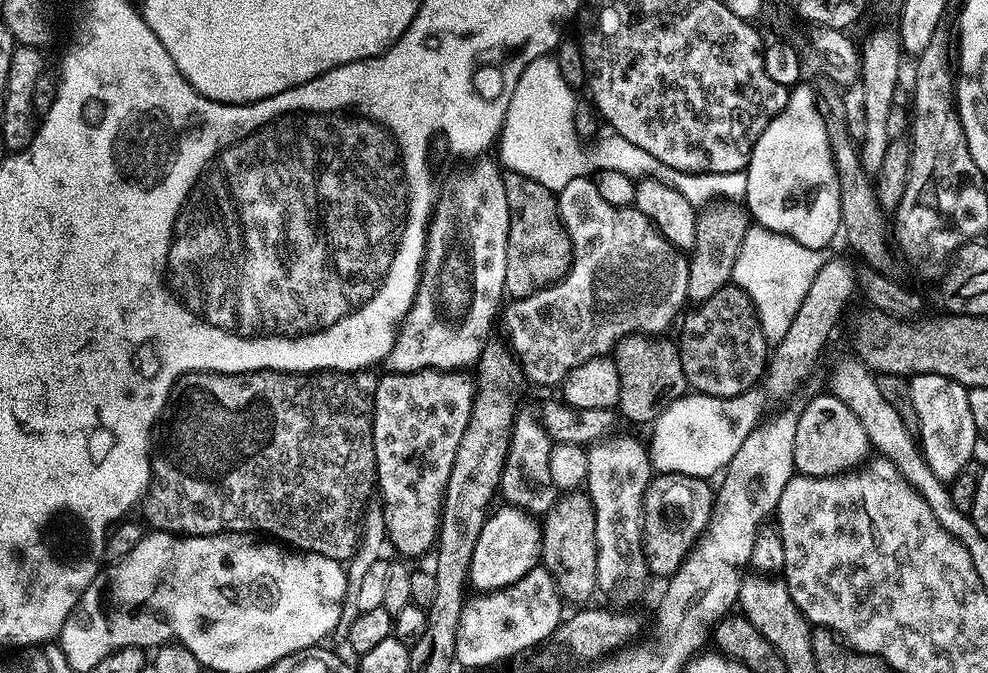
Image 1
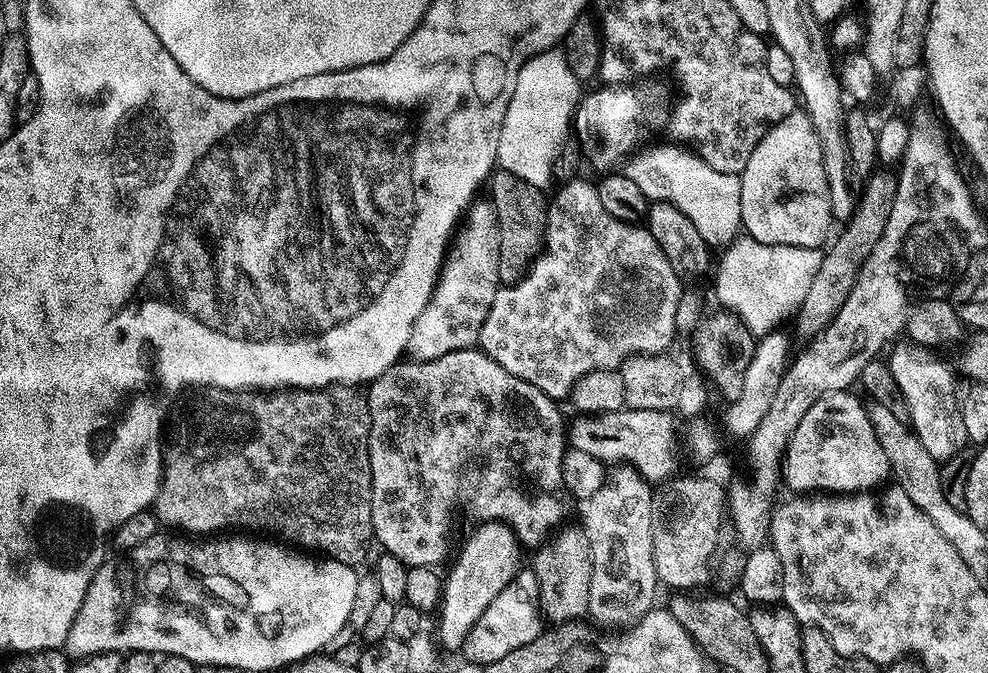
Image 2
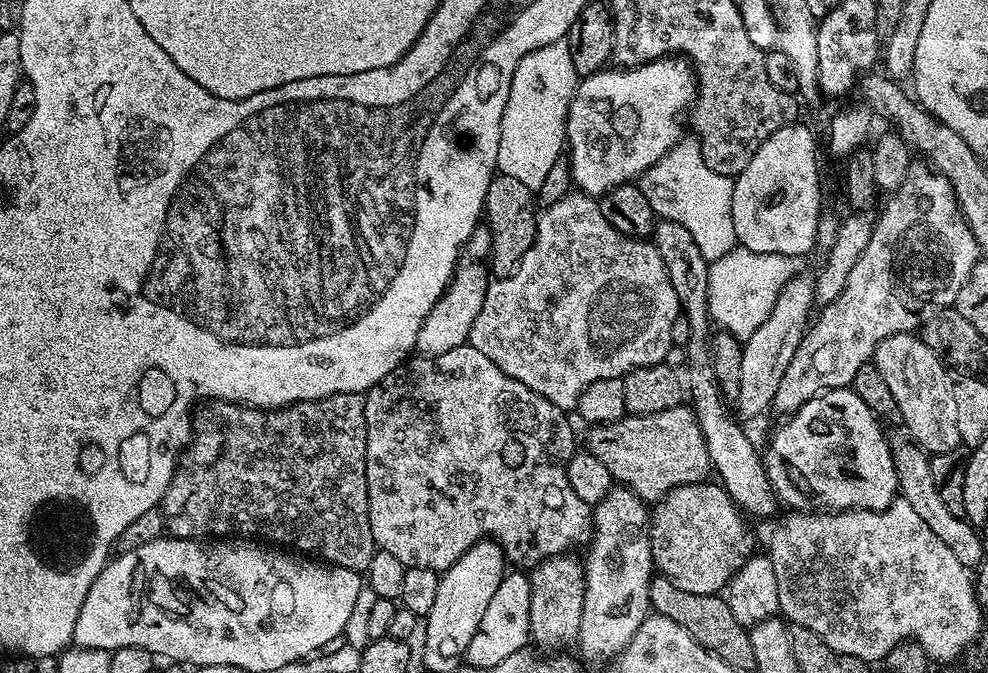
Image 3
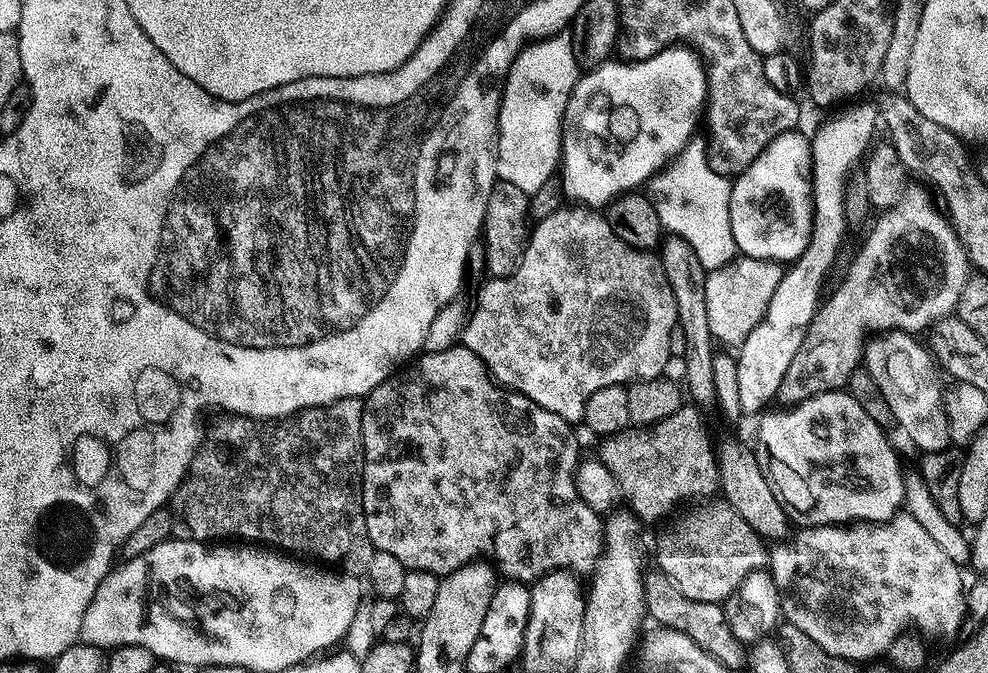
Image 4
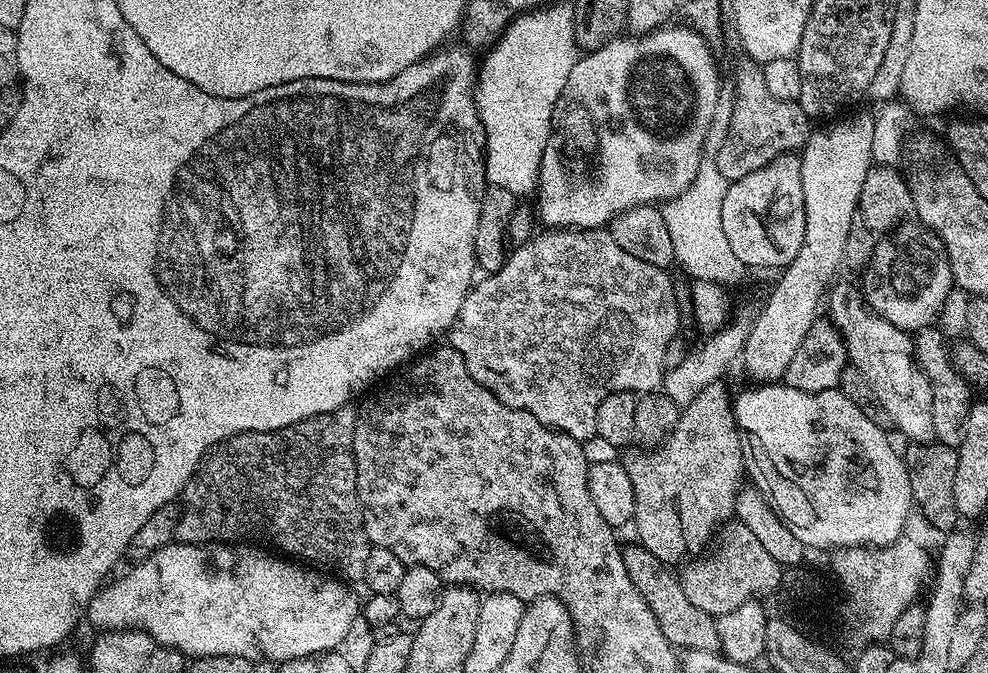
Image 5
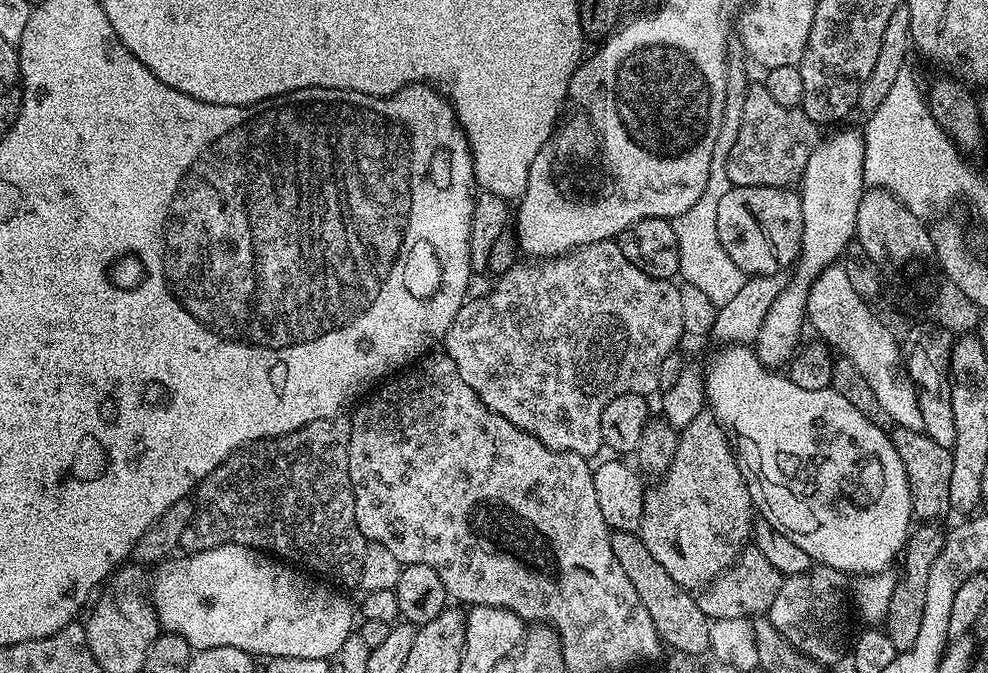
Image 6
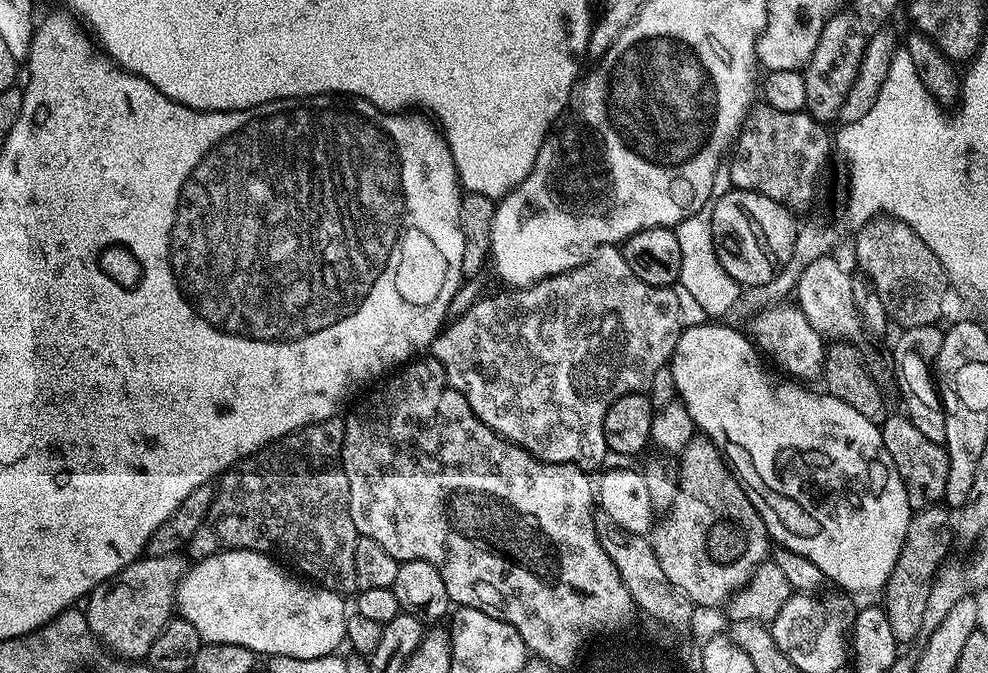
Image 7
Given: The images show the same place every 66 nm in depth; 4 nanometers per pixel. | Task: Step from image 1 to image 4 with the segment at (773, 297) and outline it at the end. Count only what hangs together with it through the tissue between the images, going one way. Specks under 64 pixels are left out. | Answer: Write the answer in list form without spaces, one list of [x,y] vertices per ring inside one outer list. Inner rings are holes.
[[[741,256],[726,267],[707,273],[704,280],[703,294],[706,301],[706,315],[709,319],[713,339],[717,343],[722,342],[728,346],[733,346],[733,348],[739,348],[769,308],[769,301],[774,295],[783,273],[783,267],[777,261],[750,259]]]

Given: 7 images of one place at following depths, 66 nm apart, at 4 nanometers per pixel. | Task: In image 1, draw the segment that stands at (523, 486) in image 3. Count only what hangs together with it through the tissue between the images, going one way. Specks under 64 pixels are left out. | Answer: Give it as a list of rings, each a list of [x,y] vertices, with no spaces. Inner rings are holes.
[[[423,368],[417,372],[388,372],[376,381],[372,445],[376,459],[376,488],[379,507],[384,511],[387,542],[404,556],[424,556],[433,551],[440,528],[447,480],[454,466],[463,431],[470,422],[476,385],[464,370]],[[517,407],[498,491],[501,497],[504,495],[505,505],[520,508],[527,514],[551,512],[558,499],[558,489],[554,486],[554,478],[550,476],[553,447],[554,441],[544,428],[541,413],[537,409],[535,412],[532,408]]]

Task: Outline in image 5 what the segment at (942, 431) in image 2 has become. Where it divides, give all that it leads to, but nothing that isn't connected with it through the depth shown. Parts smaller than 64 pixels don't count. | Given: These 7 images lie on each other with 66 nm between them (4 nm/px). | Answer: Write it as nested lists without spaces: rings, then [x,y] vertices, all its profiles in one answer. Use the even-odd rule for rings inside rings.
[[[833,283],[827,293],[826,316],[844,340],[844,349],[848,352],[851,367],[866,374],[866,382],[870,382],[874,394],[878,394],[878,402],[882,402],[886,414],[890,414],[895,431],[909,436],[907,439],[915,444],[935,441],[934,414],[930,414],[932,384],[916,362],[914,344],[909,333],[886,322],[886,318],[872,311],[857,287],[854,289],[848,284],[838,283]]]

